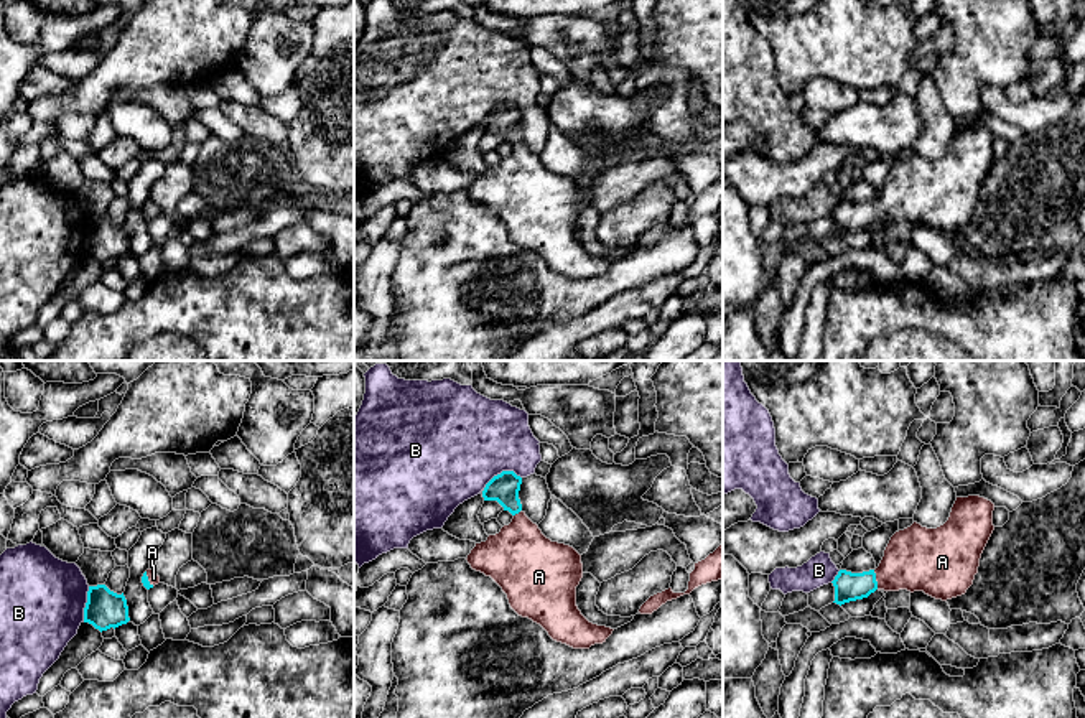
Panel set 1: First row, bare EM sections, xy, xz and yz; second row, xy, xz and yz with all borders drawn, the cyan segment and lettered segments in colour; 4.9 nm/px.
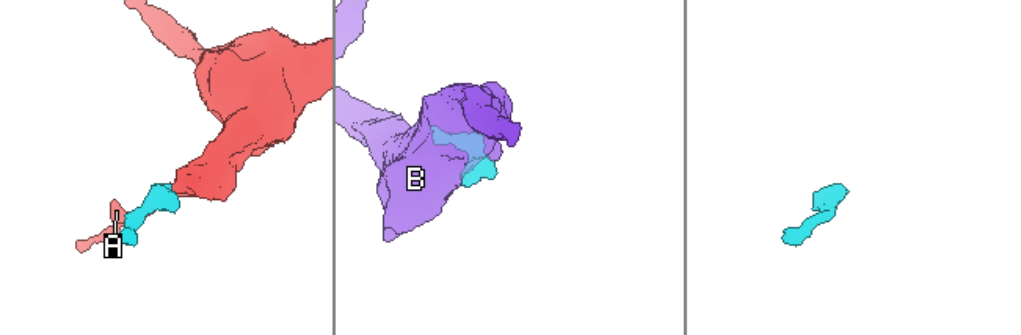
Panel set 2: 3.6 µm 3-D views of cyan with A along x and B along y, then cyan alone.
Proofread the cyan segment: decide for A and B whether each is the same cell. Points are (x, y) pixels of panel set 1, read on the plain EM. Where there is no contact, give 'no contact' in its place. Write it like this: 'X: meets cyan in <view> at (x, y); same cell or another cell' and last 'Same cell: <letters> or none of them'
A: meets cyan in yz at (875, 211); same cell
B: meets cyan in xz at (502, 102); another cell
Same cell: A

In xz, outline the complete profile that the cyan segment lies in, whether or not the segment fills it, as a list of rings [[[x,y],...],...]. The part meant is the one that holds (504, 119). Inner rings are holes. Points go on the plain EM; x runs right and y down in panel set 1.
[[[502,102],[486,115],[484,132],[497,132],[514,150],[499,165],[476,175],[468,194],[491,207],[507,226],[510,239],[540,255],[553,272],[573,280],[606,273],[614,260],[589,254],[576,237],[581,186],[547,170],[525,147],[520,115],[522,109],[514,102]]]

